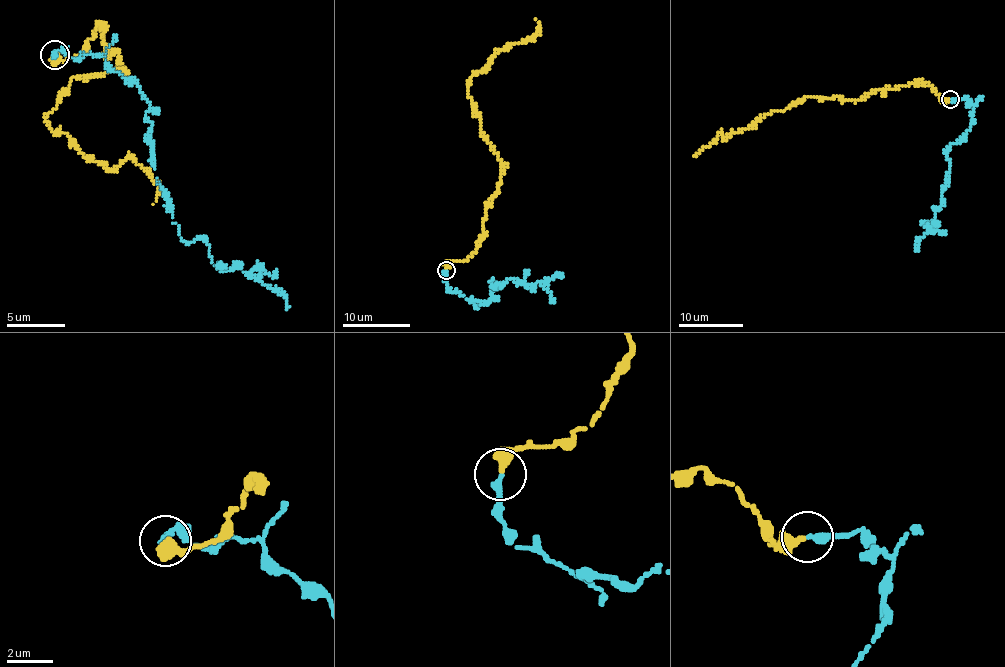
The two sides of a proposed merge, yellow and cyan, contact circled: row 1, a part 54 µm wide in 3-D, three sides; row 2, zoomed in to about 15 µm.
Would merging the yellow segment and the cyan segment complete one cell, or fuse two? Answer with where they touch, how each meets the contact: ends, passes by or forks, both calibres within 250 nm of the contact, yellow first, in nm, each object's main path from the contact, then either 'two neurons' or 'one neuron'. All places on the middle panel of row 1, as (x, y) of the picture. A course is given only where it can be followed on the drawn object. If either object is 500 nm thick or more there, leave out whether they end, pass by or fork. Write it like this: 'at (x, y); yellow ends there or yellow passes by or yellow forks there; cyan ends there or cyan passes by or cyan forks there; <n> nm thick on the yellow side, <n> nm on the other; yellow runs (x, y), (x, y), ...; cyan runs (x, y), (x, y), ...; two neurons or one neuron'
at (446, 270); yellow ends there; cyan ends there; 400 nm thick on the yellow side, 360 nm on the other; yellow runs (445, 268), (481, 241), (501, 175), (468, 80), (529, 39), (536, 20); cyan runs (445, 270), (450, 291), (486, 304), (493, 297), (494, 282), (492, 288), (507, 279), (532, 287), (560, 275); two neurons

